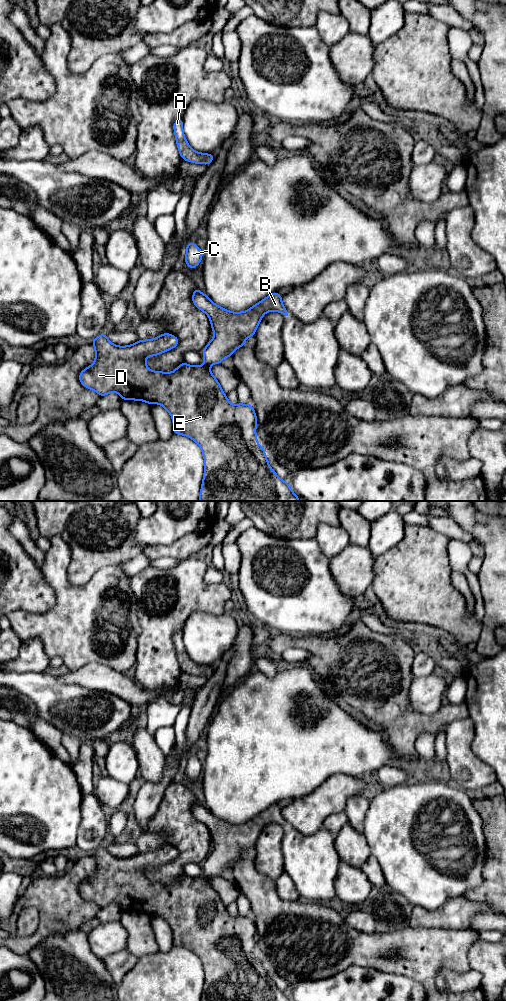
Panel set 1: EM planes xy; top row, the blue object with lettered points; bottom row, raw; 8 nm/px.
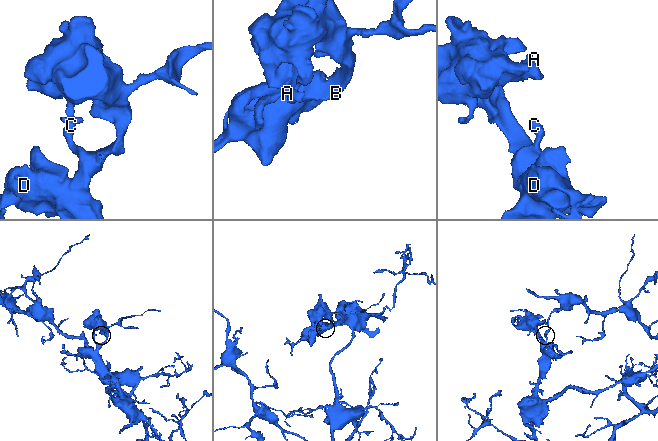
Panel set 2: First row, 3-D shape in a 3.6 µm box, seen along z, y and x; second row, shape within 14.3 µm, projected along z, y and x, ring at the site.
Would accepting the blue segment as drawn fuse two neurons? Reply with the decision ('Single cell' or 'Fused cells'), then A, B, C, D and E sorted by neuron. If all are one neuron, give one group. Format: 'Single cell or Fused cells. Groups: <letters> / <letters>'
Single cell. Groups: A B C D E

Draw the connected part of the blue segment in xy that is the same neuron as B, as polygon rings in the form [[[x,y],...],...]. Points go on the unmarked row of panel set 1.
[[[198,800],[192,806],[193,816],[203,823],[210,831],[214,849],[205,858],[202,869],[204,877],[191,878],[186,874],[180,876],[174,883],[165,885],[152,883],[145,875],[147,869],[160,867],[179,856],[179,851],[170,846],[163,845],[155,851],[138,852],[128,858],[117,858],[111,855],[105,845],[101,845],[90,853],[95,860],[95,873],[92,877],[79,884],[81,896],[98,905],[101,909],[115,903],[123,912],[144,913],[149,917],[154,915],[163,918],[173,932],[173,945],[184,947],[194,952],[201,960],[205,980],[201,1001],[291,1001],[288,994],[282,992],[270,979],[263,959],[258,956],[256,948],[257,929],[251,916],[238,915],[232,917],[227,907],[222,903],[220,895],[210,883],[212,876],[220,876],[225,870],[245,857],[245,852],[255,848],[256,841],[265,825],[277,823],[285,828],[288,824],[282,815],[282,808],[274,804],[243,824],[231,824],[211,813]]]

